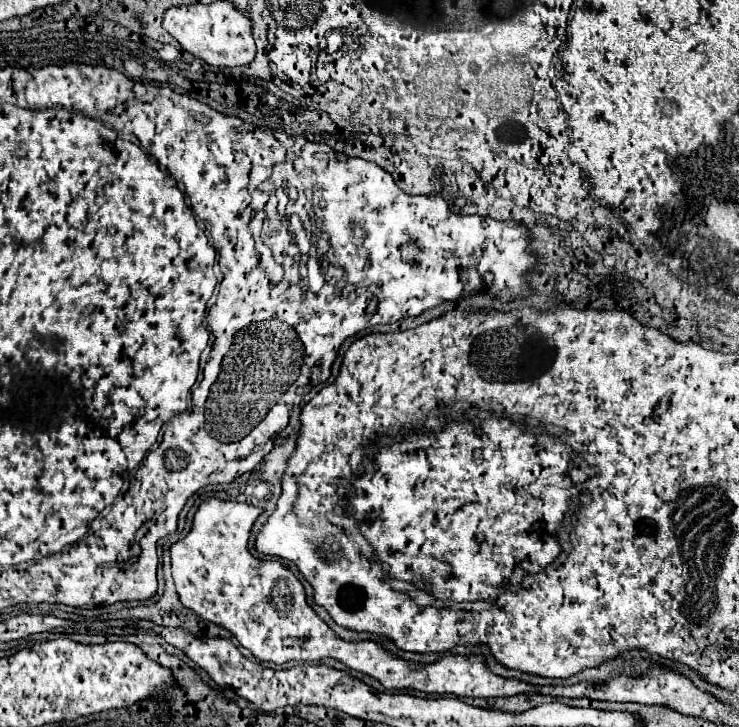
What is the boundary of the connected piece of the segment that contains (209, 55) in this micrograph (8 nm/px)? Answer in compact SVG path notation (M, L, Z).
M216 1L212 5L180 5L164 13L162 27L172 35L184 51L200 57L214 67L248 65L256 55L252 39L252 23L230 1Z

